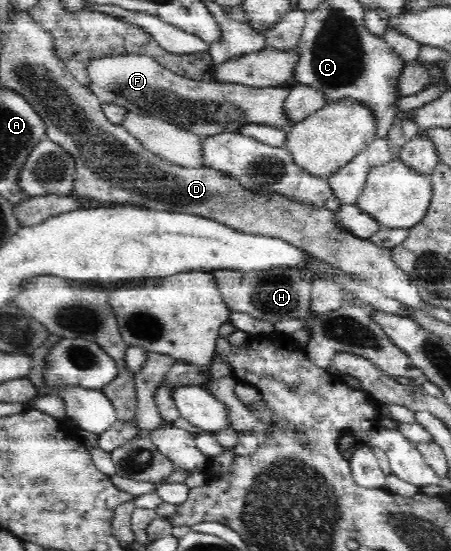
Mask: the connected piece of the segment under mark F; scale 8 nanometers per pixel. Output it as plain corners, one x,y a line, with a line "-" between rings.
121,54
105,56
88,61
89,89
104,103
112,103
124,107
137,115
156,117
168,121
181,129
200,136
213,136
218,133
238,132
244,125
272,125
281,127
286,133
292,131
293,124
286,116
284,105
289,95
288,89
279,86
250,87
234,83
220,83
203,79
200,82
181,77
171,70
165,69
152,57
140,54

